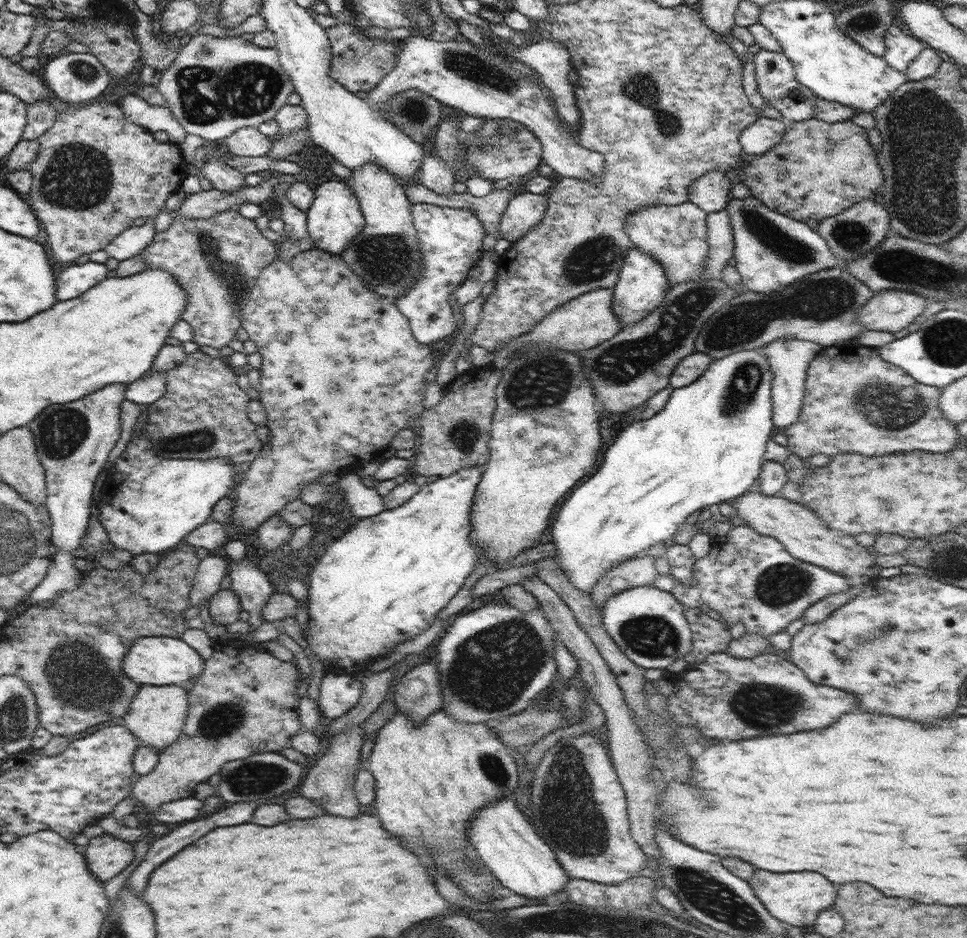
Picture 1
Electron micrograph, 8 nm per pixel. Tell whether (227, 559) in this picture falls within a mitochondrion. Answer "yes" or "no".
no

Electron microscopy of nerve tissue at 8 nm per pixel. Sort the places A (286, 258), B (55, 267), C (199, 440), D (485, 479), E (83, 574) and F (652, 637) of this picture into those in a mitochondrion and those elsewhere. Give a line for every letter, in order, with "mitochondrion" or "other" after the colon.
A: other
B: other
C: mitochondrion
D: other
E: other
F: mitochondrion

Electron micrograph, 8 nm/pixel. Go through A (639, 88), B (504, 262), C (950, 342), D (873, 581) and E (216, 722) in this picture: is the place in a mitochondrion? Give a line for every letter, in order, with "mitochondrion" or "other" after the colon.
A: mitochondrion
B: other
C: mitochondrion
D: other
E: mitochondrion

